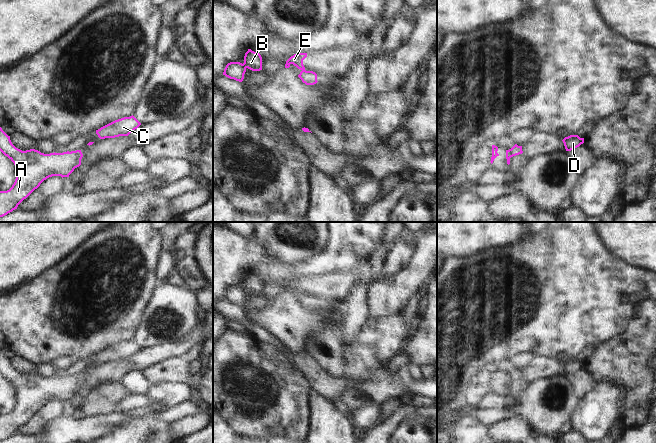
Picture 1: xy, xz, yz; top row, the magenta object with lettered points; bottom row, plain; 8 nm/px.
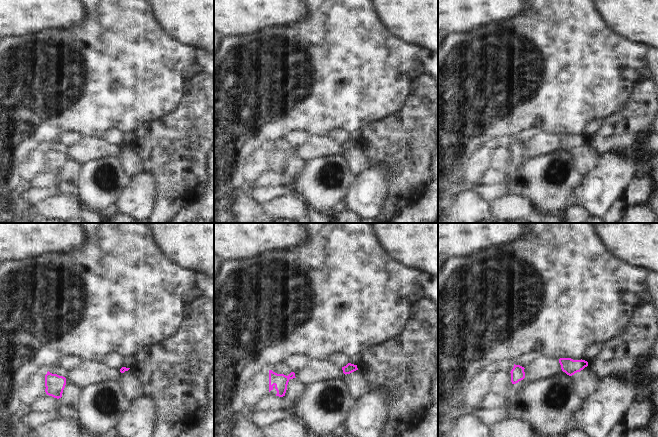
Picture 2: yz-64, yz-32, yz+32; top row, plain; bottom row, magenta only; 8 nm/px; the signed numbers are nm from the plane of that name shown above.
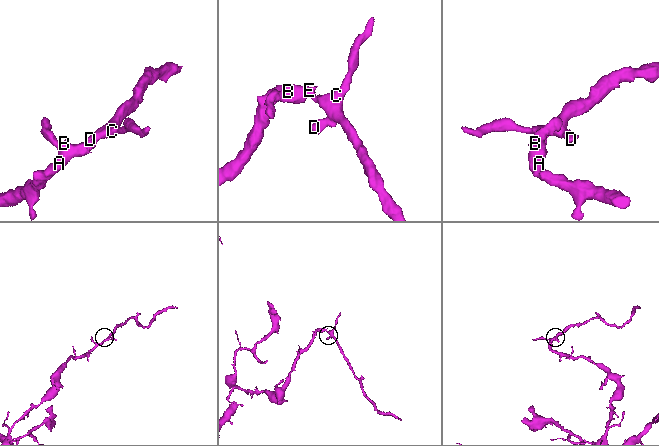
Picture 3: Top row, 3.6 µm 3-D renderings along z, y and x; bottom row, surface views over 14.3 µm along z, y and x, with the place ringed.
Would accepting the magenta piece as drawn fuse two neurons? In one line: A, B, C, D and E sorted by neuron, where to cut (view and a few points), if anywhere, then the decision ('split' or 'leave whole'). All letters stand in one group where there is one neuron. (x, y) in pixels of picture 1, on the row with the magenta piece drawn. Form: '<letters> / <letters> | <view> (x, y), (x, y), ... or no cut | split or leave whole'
A B E / C D | xz (302, 69), (304, 70) | split

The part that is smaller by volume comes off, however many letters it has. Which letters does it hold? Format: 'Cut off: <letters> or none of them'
Cut off: C, D

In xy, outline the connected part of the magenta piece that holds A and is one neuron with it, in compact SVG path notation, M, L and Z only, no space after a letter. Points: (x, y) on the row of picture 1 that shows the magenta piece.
M0 127L0 151L15 165L16 179L7 191L0 191L0 217L17 209L49 177L69 177L81 165L81 150L44 154L38 150L16 148Z

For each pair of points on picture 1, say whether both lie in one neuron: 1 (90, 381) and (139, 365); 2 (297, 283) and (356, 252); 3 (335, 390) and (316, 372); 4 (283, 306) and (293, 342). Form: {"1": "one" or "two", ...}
{"1": "two", "2": "two", "3": "one", "4": "one"}

